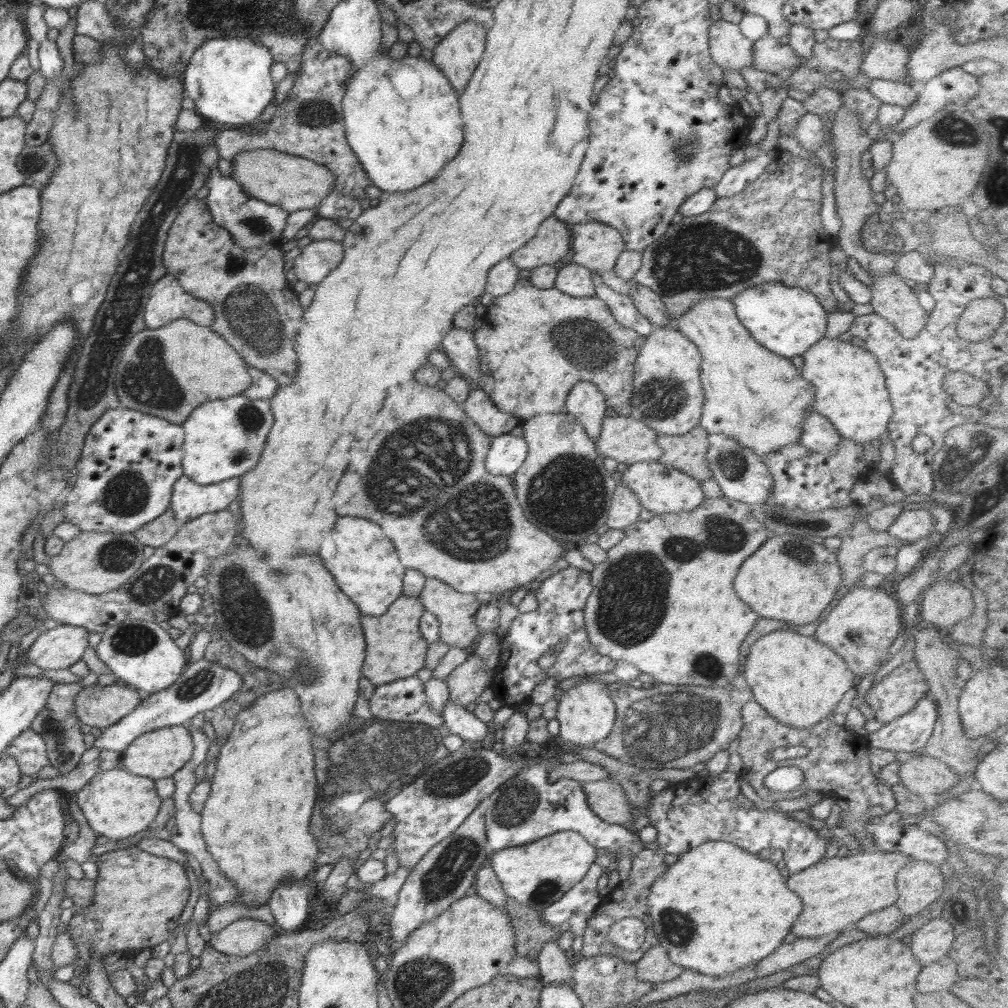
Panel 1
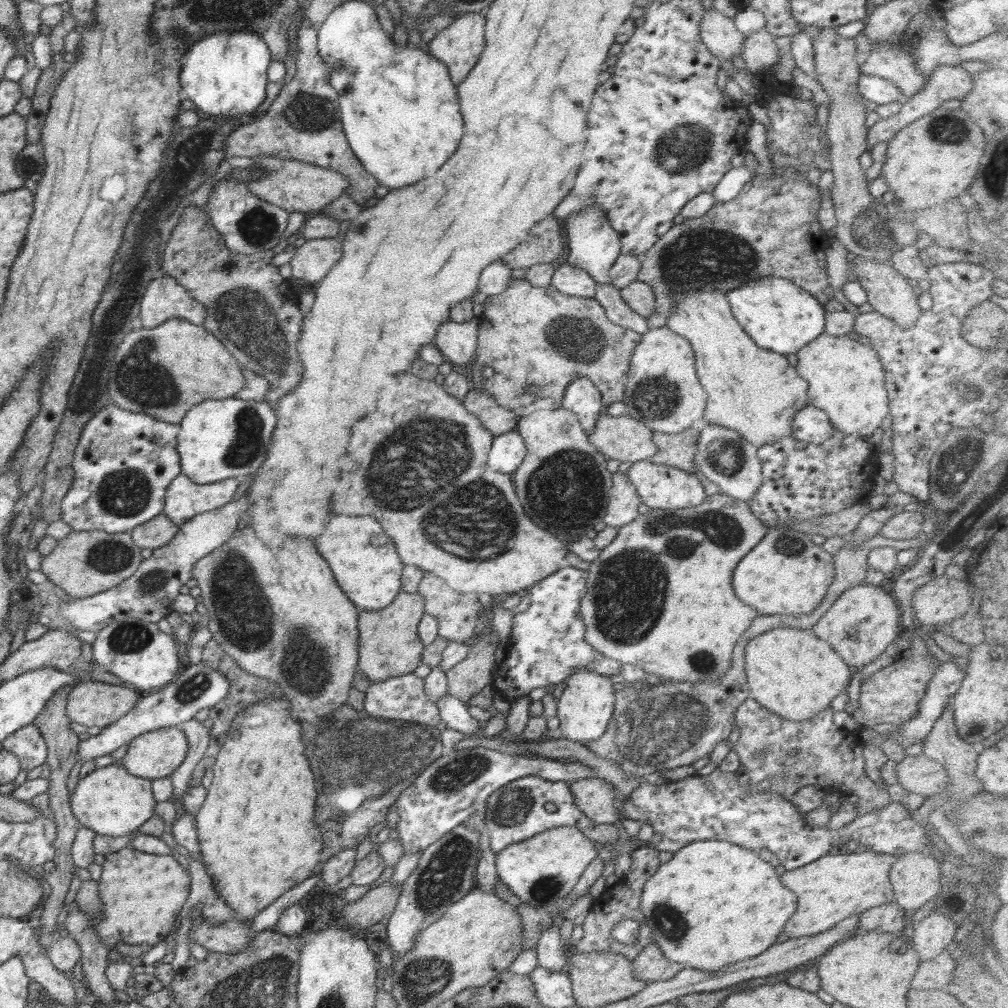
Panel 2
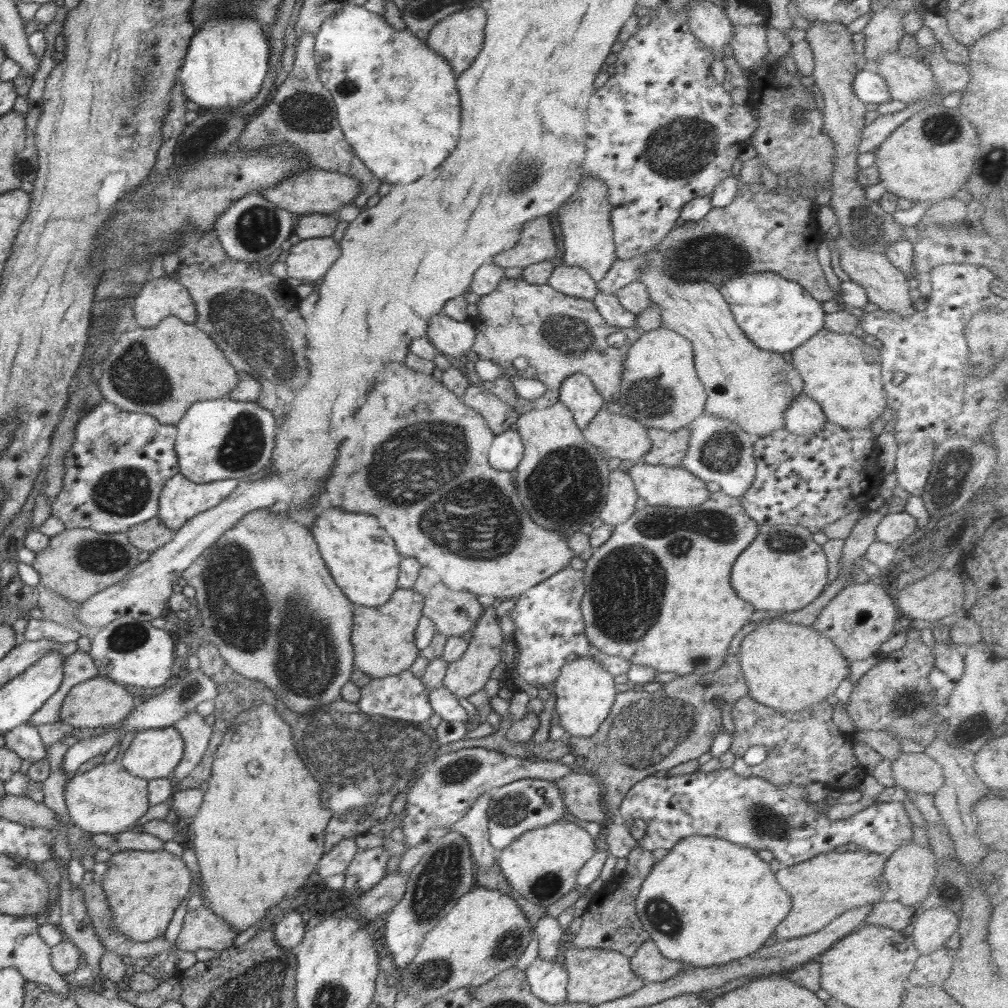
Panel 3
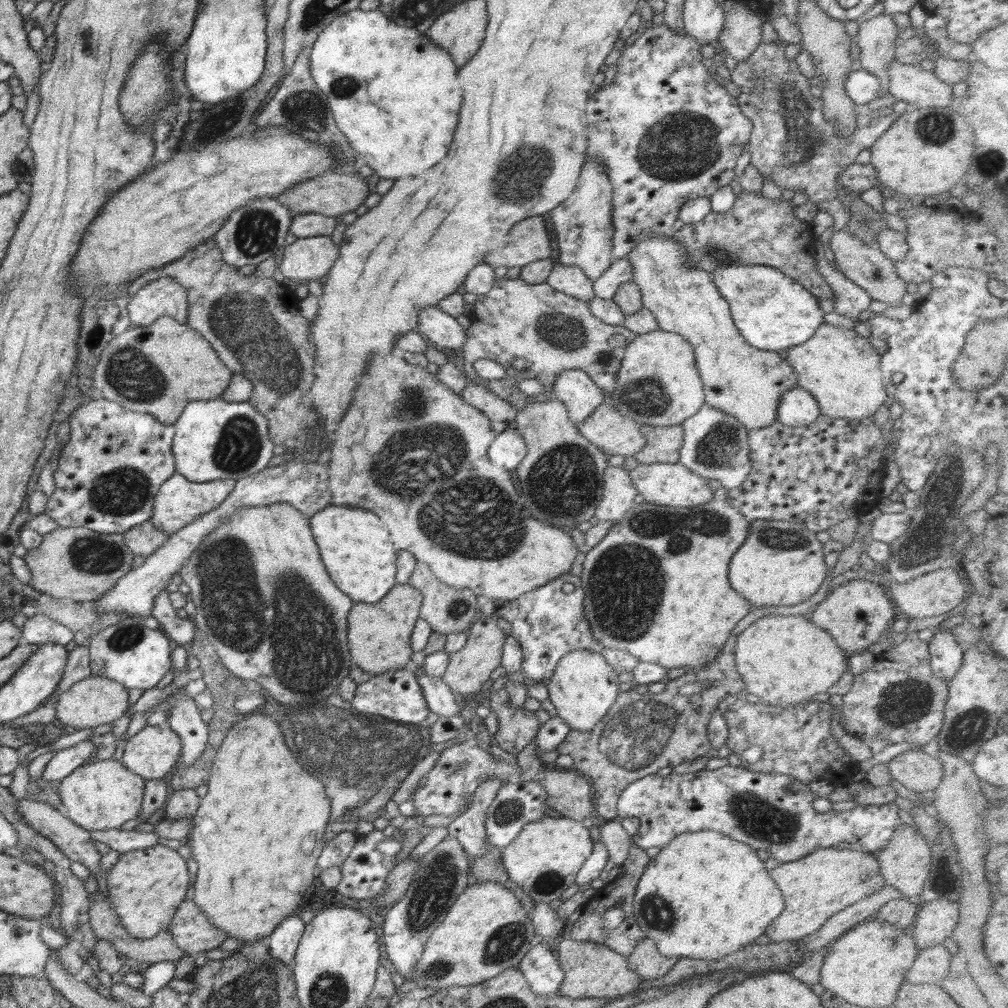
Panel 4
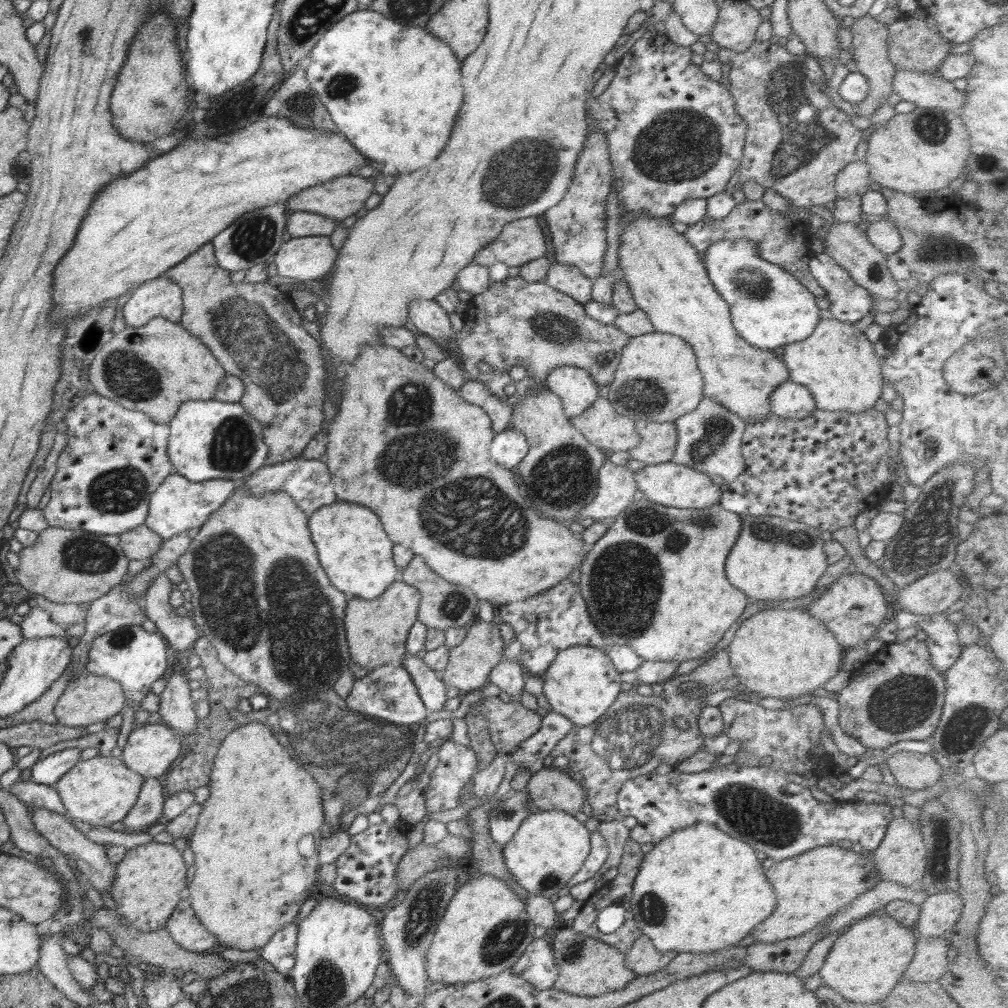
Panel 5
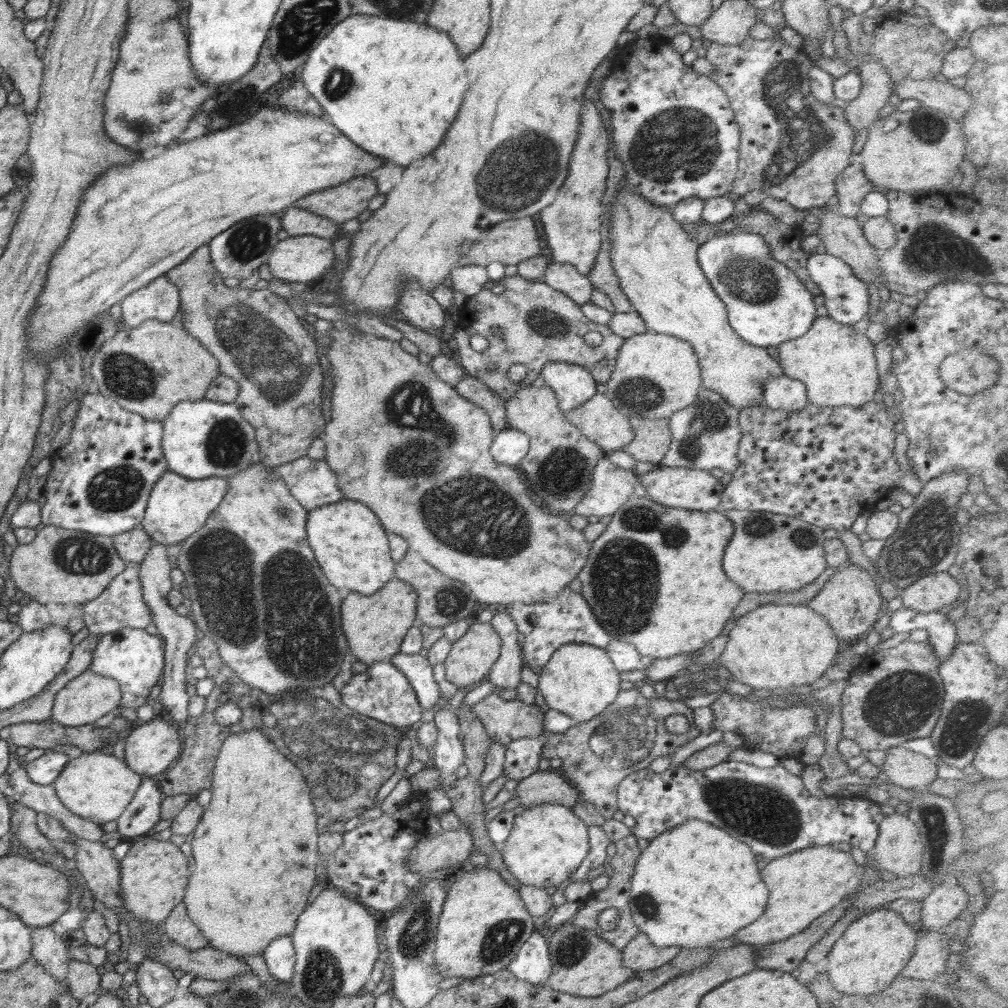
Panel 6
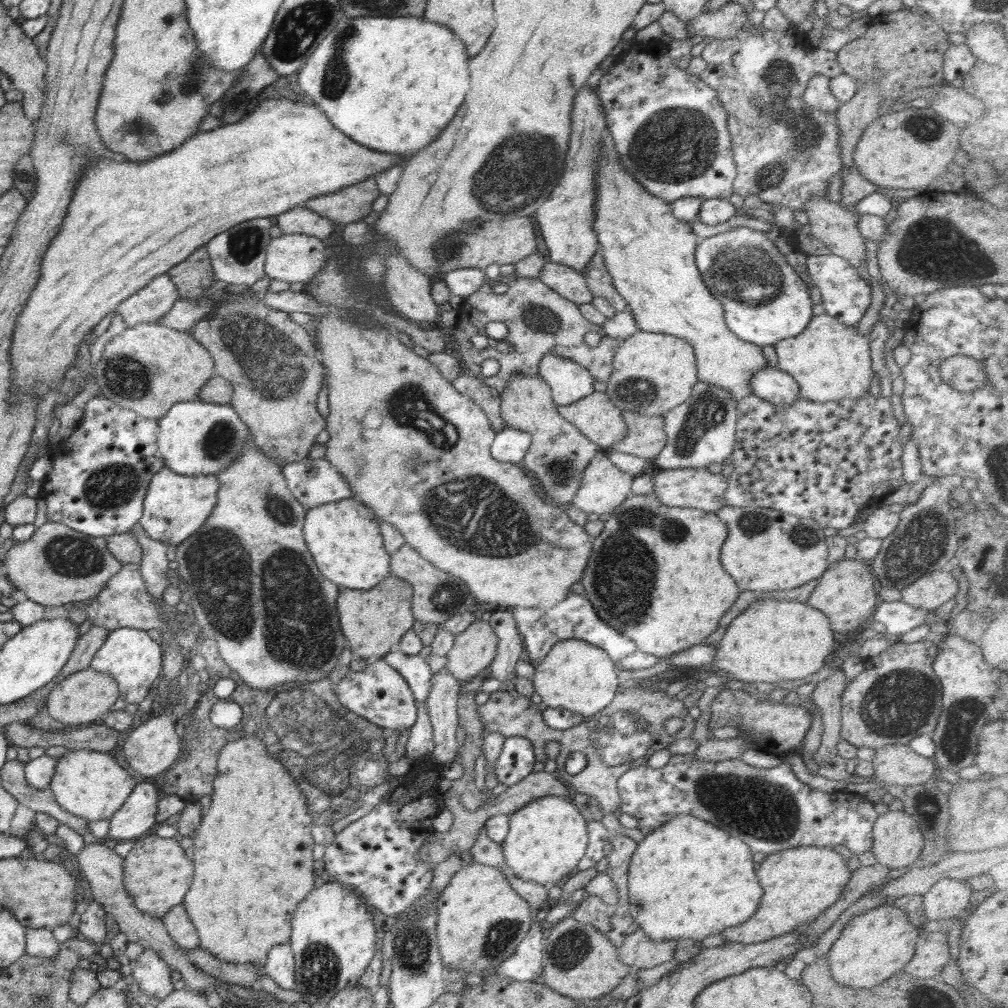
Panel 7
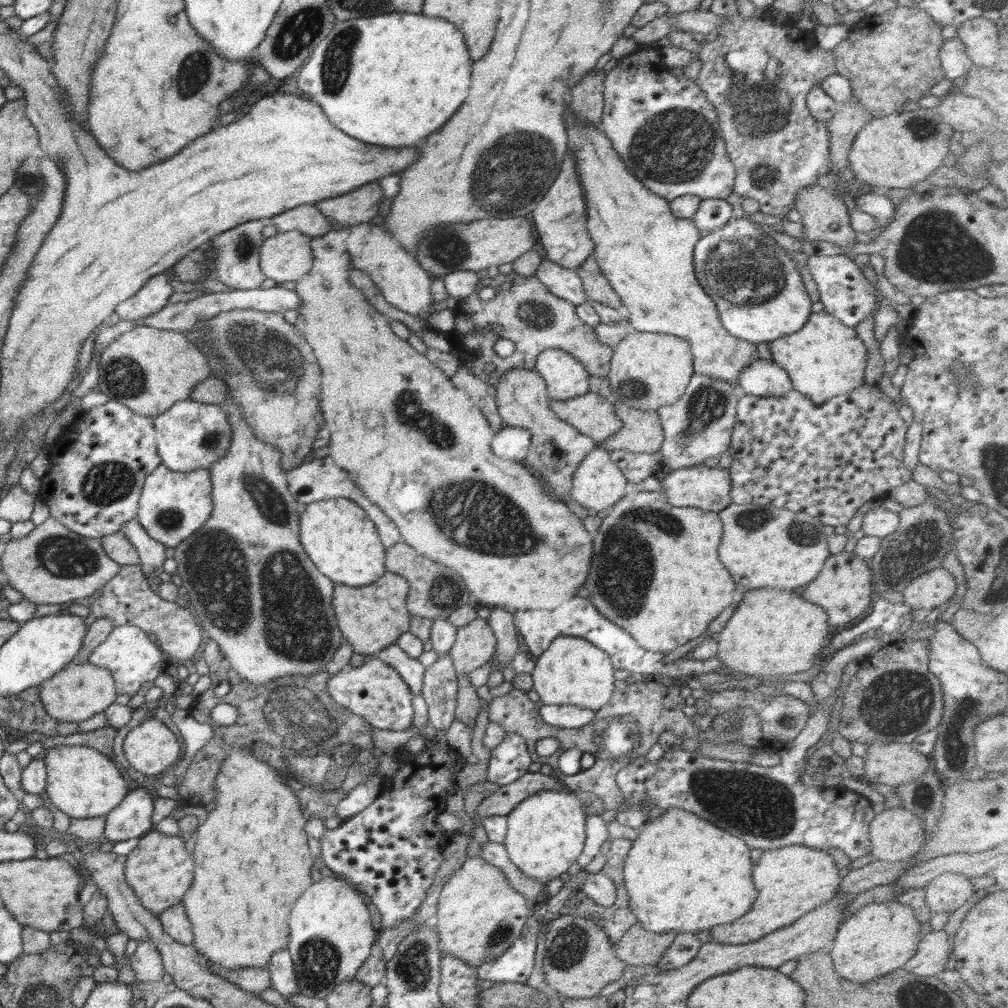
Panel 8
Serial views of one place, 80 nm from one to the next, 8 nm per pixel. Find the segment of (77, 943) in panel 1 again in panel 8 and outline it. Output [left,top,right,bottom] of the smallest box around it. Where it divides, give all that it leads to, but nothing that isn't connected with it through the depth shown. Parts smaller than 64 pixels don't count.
[125,828,194,915]

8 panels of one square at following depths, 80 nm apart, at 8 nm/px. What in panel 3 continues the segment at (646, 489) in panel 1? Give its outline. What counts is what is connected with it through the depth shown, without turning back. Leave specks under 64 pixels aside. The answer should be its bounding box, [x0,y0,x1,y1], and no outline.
[628,460,710,508]

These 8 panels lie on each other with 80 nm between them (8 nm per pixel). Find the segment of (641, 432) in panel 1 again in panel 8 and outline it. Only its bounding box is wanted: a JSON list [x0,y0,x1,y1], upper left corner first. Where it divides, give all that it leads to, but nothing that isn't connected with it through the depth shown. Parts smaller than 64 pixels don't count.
[548,391,623,445]

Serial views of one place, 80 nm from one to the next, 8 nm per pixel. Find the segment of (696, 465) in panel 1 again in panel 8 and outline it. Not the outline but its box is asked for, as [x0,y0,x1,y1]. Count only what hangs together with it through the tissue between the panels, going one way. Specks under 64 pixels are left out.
[599,401,664,453]

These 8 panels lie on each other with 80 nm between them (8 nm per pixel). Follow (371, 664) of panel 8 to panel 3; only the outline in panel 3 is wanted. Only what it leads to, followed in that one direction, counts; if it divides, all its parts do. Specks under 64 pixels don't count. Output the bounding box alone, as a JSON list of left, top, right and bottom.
[357,670,434,724]

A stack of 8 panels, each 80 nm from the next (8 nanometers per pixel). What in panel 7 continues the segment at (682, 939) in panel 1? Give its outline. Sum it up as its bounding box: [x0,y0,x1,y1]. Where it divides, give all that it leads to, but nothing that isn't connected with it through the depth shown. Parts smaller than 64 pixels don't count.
[628,814,764,942]

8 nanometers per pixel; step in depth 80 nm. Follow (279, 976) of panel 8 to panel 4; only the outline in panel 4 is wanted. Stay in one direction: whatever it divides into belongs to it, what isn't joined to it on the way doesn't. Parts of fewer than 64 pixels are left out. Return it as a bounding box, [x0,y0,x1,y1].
[263,913,305,965]

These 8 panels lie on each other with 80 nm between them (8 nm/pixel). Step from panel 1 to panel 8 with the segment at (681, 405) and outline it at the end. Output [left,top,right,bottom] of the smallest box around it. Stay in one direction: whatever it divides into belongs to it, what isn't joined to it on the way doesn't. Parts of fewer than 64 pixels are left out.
[607,332,694,412]

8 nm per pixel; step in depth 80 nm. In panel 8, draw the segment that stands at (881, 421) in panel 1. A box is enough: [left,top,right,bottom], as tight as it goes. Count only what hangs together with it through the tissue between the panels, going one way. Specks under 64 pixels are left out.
[769,310,868,403]

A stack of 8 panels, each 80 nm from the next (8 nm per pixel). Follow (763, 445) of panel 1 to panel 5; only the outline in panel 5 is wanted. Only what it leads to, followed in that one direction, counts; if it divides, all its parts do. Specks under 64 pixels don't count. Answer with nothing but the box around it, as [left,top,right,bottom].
[617,215,790,422]

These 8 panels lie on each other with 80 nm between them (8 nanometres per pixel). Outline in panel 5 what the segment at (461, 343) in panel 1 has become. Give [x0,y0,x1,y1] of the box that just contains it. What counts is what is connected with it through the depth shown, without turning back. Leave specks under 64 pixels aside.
[407,299,455,340]

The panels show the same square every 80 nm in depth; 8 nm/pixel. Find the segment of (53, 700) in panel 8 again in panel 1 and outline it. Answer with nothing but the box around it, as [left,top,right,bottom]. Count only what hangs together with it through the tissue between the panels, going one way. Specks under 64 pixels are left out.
[75,683,143,729]

